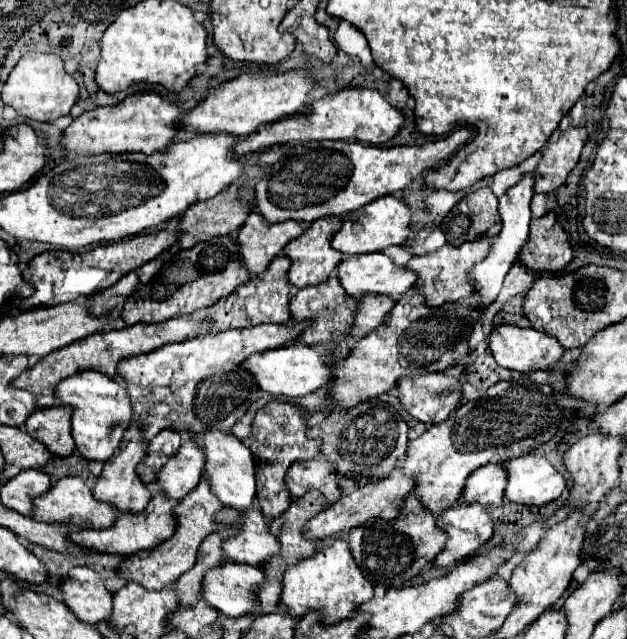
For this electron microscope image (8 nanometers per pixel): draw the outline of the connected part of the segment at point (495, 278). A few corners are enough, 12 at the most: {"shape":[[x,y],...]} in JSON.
{"shape":[[535,172],[499,198],[503,228],[469,278],[493,302],[529,238]]}

